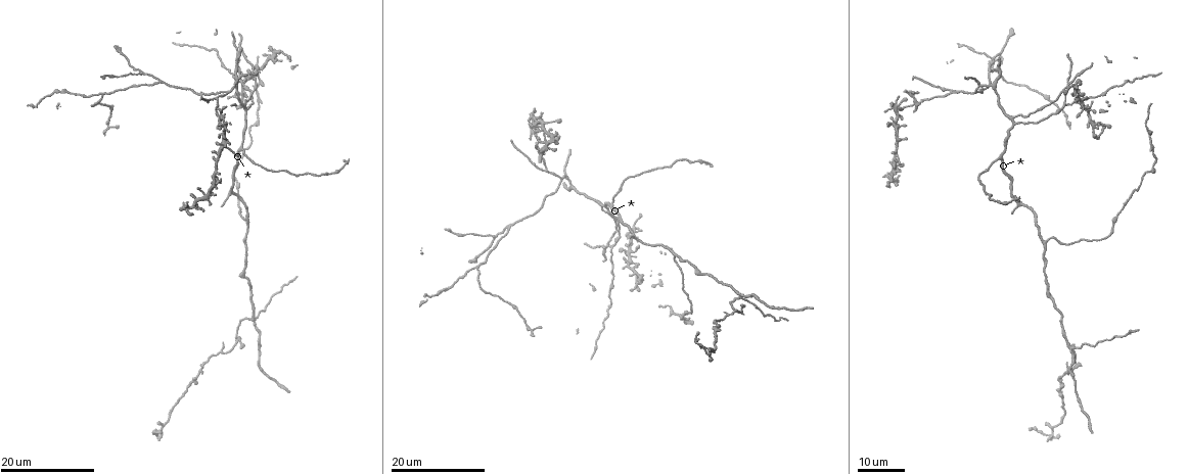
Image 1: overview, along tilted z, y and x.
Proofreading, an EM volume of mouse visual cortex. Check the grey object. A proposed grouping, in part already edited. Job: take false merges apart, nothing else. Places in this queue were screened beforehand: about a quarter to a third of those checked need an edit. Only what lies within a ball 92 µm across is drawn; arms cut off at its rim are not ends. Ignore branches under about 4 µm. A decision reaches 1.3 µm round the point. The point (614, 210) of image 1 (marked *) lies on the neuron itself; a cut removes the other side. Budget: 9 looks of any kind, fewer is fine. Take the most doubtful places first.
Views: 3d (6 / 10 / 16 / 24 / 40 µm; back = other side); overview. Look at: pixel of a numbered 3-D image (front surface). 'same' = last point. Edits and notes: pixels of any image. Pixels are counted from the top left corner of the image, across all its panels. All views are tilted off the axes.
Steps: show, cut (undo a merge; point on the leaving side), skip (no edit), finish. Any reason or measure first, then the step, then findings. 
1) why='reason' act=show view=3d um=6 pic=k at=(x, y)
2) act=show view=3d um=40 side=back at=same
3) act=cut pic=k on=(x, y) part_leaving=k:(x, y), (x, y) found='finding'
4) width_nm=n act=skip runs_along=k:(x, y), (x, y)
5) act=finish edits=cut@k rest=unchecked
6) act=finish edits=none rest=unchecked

why='four or more arms meet' act=show view=3d um=24 pic=1 at=(1074, 349)

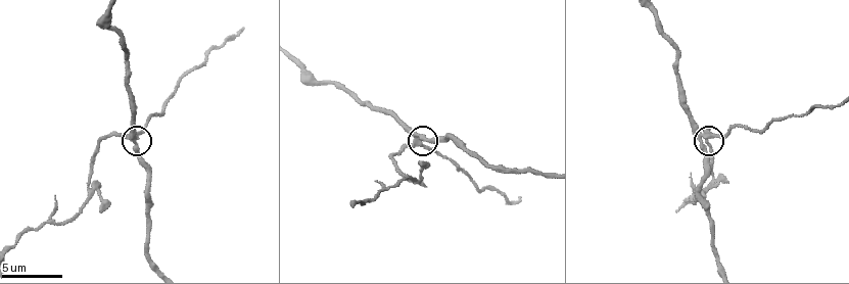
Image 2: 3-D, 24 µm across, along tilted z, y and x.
why='closer look' act=show view=3d um=10 pic=2 at=(706, 136)

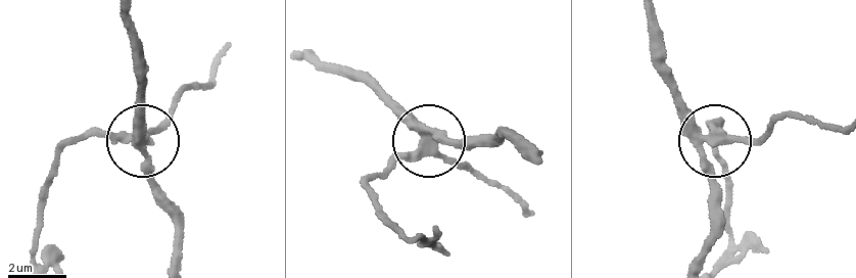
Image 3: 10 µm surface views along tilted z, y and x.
act=cut pic=3 on=(154, 131) found='a second neuron is stuck on'

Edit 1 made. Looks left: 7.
act=show view=3d um=24 pic=1 at=(103, 96)

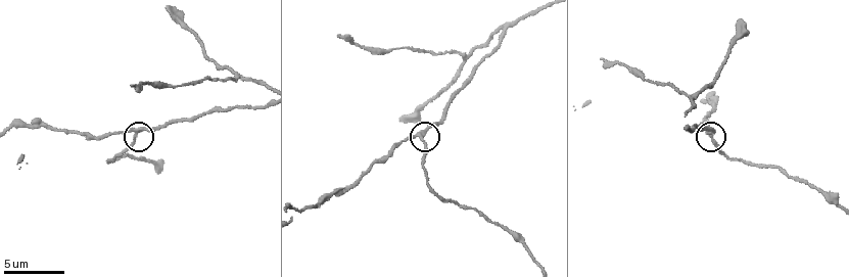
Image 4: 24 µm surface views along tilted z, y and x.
act=show view=3d um=10 pic=4 at=(422, 137)

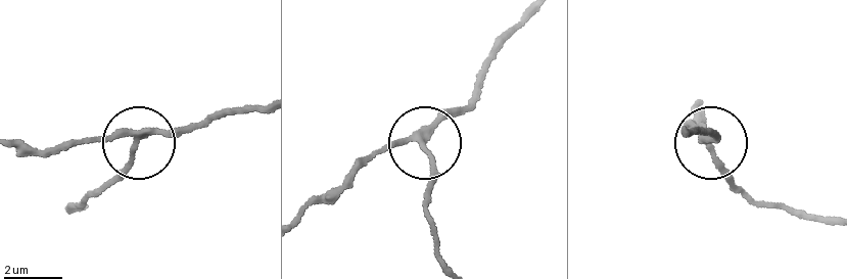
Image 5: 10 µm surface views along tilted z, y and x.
why='from behind' act=show view=3d um=10 side=back pic=5 at=(421, 142)

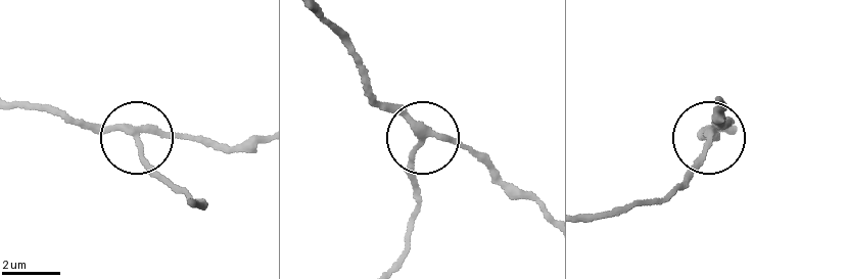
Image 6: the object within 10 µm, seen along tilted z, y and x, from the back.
act=skip runs_along=6:(14, 100), (129, 133), (167, 181) found='one neuron here'

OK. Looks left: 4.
act=show view=3d um=10 pic=4 at=(698, 92)

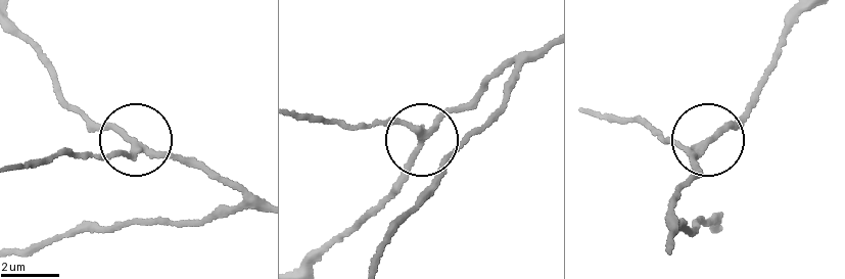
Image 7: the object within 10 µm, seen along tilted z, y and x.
side_arm_um=9 arms=3 act=skip found='all the same neuron'

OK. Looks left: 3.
why='two arms at a narrow angle' act=show view=3d um=16 pic=1 at=(914, 104)

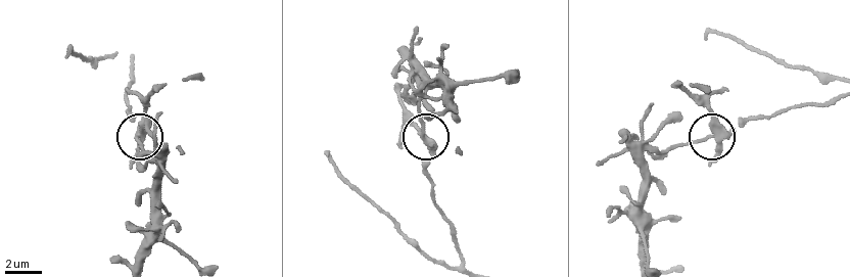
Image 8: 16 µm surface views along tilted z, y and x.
act=show view=3d um=6 pic=8 at=(714, 133)

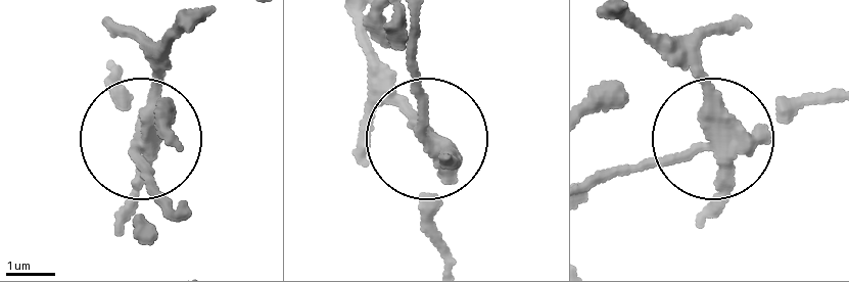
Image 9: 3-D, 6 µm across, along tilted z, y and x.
arms=5 act=cut pic=9 on=(158, 79) part_leaving=9:(738, 137), (726, 106), (623, 20) found='two neurons meet here'

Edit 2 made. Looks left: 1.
act=finish edits=cut@3,cut@9 rest=unchecked

